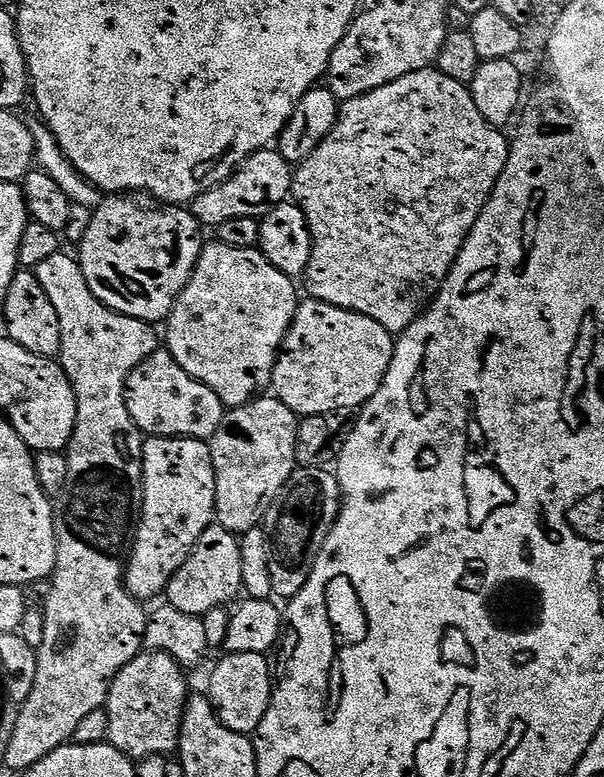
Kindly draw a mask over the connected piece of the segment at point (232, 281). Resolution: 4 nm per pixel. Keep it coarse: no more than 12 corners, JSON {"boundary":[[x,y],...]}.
{"boundary":[[205,243],[166,351],[231,410],[271,385],[293,277]]}

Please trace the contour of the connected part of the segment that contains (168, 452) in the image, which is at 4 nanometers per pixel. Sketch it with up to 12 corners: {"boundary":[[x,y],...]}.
{"boundary":[[145,439],[144,501],[124,570],[163,597],[214,523],[211,447]]}

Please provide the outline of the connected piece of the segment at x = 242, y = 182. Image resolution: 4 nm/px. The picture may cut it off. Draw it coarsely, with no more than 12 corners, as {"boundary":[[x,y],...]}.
{"boundary":[[255,152],[193,200],[208,230],[259,221],[291,197],[293,165]]}

